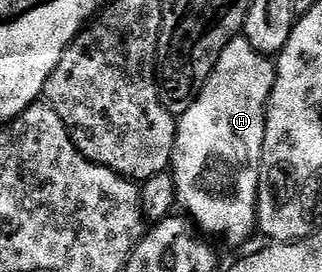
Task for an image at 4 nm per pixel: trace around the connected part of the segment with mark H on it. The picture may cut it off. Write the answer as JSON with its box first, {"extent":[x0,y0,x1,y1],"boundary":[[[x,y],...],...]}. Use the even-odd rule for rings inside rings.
{"extent":[169,36,275,242],"boundary":[[[240,36],[224,48],[203,91],[185,113],[178,115],[175,147],[169,167],[175,185],[175,205],[204,235],[216,234],[227,242],[243,242],[251,233],[256,233],[259,161],[263,159],[267,102],[274,83],[275,62],[268,55],[258,54],[247,39]]]}

